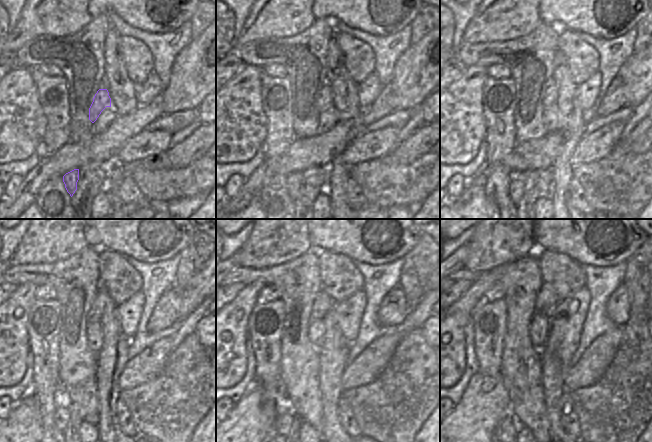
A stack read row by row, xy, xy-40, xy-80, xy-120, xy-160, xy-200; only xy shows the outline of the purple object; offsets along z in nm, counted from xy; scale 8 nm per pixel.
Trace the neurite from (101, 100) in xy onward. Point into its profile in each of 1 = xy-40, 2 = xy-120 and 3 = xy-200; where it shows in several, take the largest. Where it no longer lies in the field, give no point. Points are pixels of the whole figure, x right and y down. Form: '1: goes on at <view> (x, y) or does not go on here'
1: goes on at xy-40 (325, 100)
2: goes on at xy-120 (96, 309)
3: goes on at xy-200 (547, 298)

